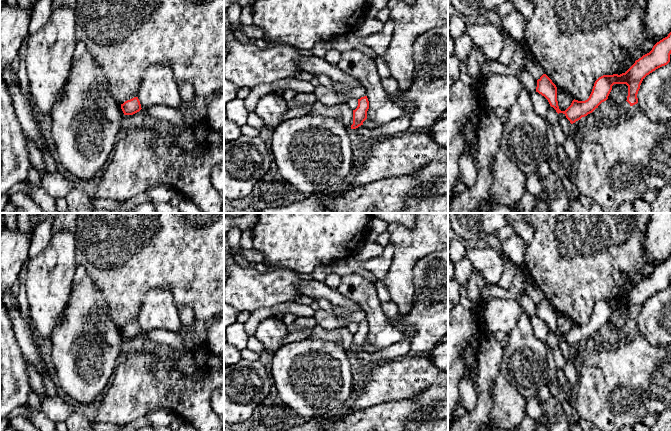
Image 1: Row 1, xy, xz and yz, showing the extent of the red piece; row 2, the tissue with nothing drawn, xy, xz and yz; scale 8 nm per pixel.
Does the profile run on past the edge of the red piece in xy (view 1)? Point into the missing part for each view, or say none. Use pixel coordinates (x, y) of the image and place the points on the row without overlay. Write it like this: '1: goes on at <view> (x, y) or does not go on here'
1: does not go on here

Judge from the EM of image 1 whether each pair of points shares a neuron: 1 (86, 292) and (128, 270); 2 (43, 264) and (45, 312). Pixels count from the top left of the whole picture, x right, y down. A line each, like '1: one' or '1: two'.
1: two
2: one

